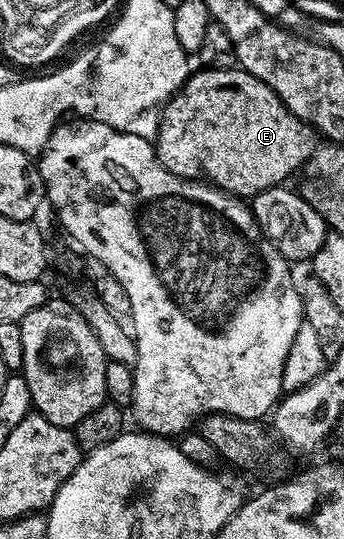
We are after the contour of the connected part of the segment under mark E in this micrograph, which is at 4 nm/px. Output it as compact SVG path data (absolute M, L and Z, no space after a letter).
M205 68L193 71L179 92L164 105L160 114L160 128L156 131L154 147L156 159L170 174L183 180L207 182L214 188L237 198L251 198L285 183L287 176L301 171L318 147L315 128L303 124L254 74L243 68Z

